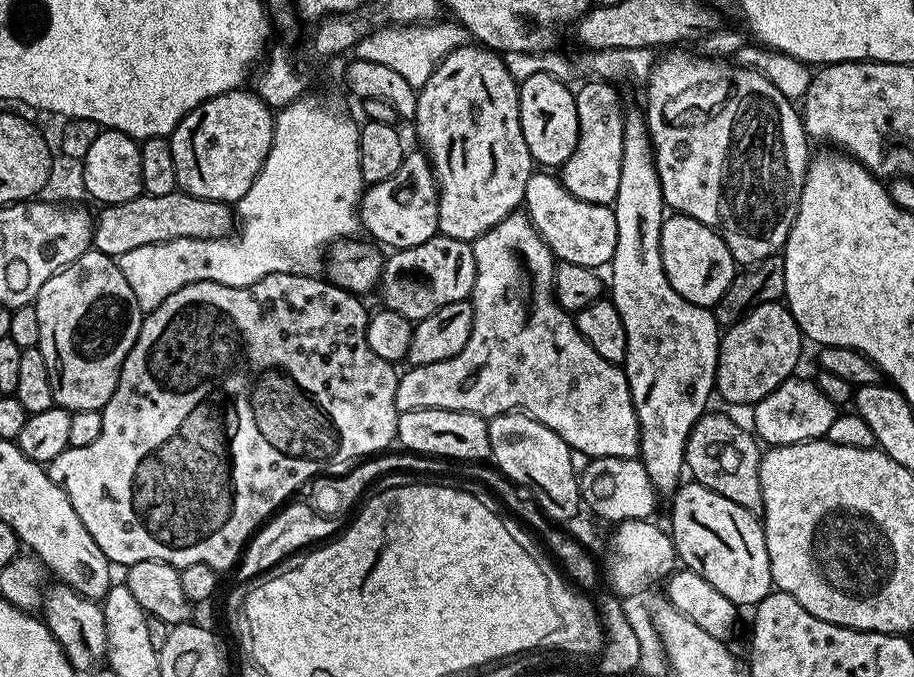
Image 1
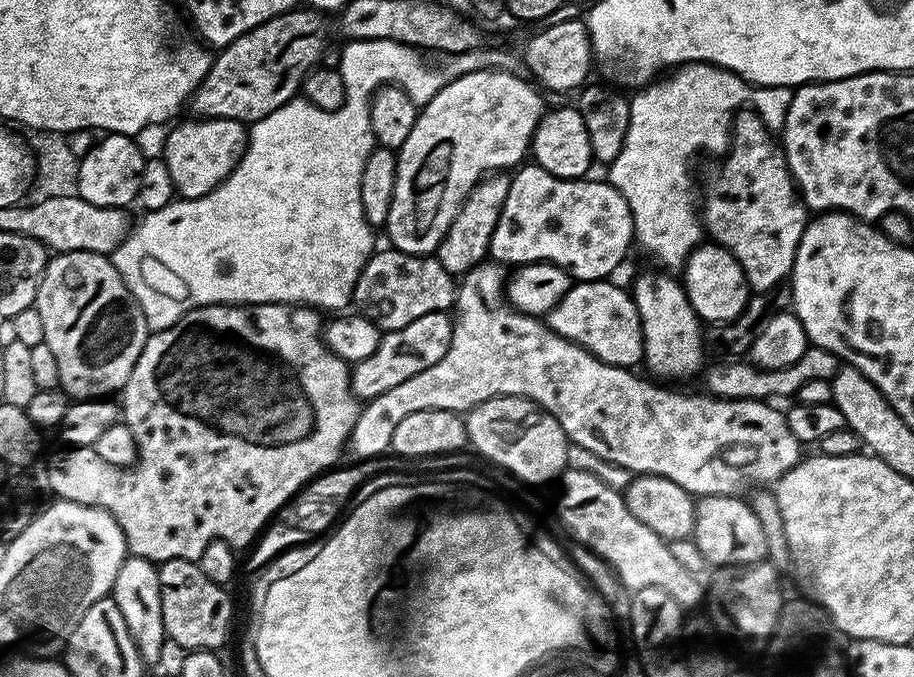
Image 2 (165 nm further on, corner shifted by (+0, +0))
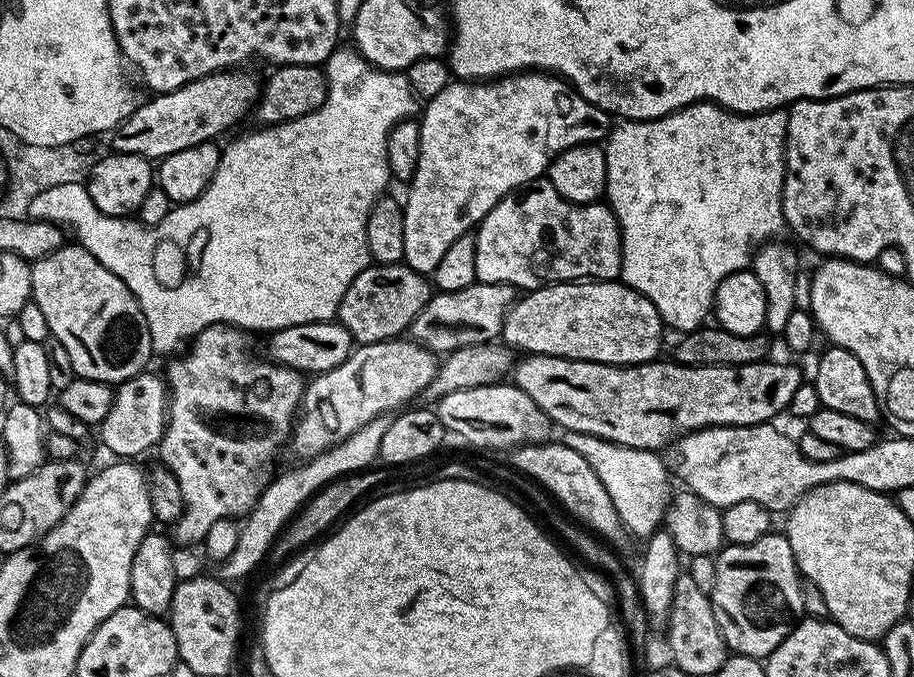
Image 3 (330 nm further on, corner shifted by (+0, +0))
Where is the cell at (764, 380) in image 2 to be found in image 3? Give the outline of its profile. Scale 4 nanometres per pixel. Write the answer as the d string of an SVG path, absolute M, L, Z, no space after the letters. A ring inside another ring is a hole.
M528 354L515 361L514 383L538 402L557 429L596 435L622 447L651 450L663 450L672 439L673 443L700 428L750 426L775 421L779 412L788 412L790 398L794 398L794 390L798 390L802 383L802 376L794 365L771 364L772 360L768 358L748 365L684 365L672 358L664 359L623 365Z

